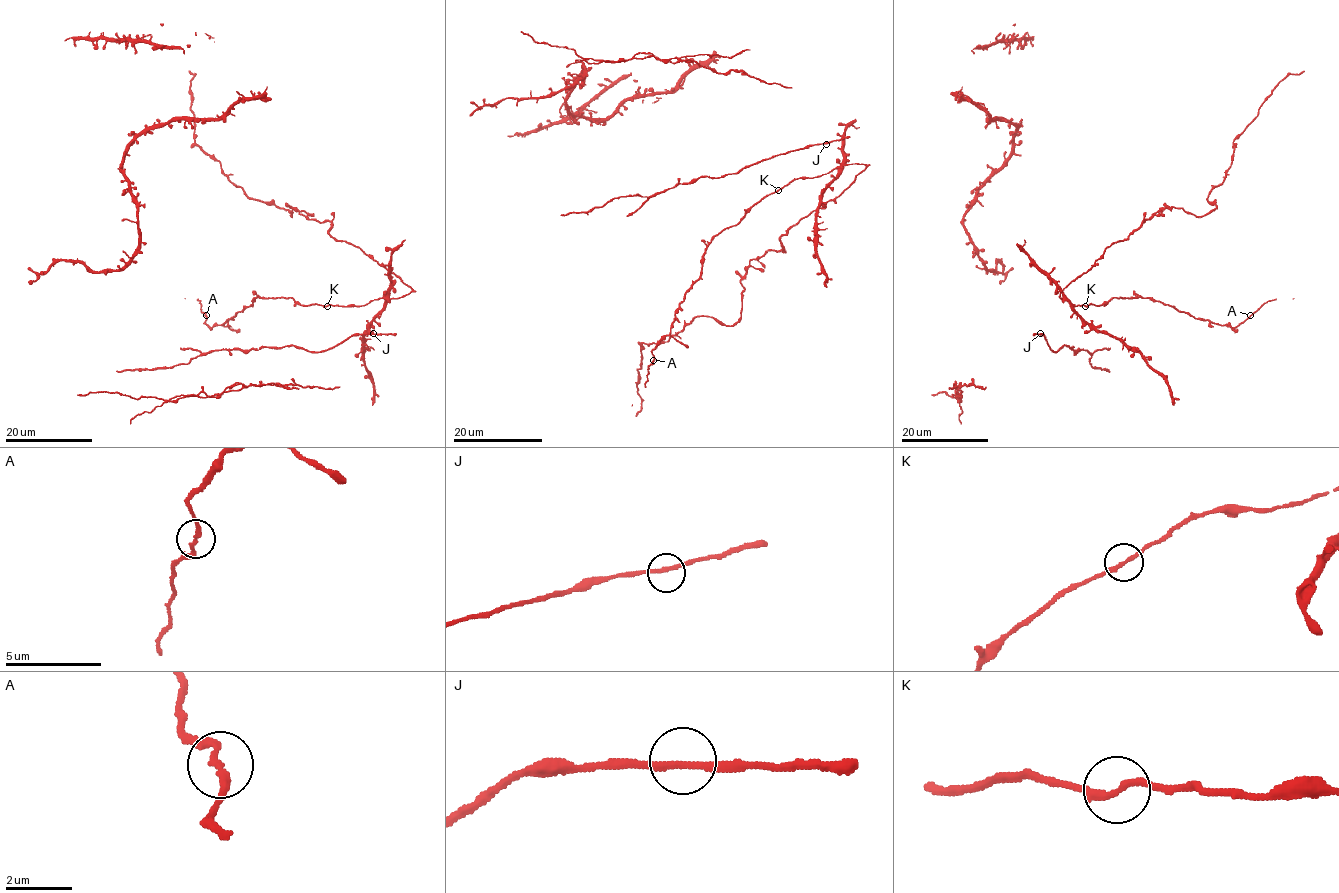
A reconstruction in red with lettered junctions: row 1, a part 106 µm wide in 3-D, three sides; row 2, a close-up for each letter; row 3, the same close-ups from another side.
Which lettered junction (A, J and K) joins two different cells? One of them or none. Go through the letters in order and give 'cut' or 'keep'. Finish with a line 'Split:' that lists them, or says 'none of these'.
A: keep
J: keep
K: keep
Split: none of these

